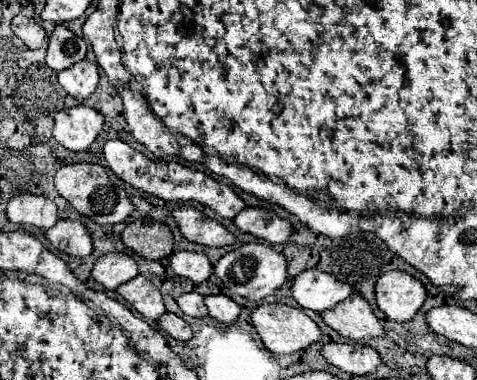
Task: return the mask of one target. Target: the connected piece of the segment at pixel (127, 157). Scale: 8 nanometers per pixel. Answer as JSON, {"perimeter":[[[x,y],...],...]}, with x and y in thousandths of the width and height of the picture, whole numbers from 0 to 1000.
{"perimeter":[[[224,368],[216,384],[216,411],[224,421],[229,447],[241,453],[254,474],[270,479],[275,489],[283,489],[308,511],[333,516],[342,526],[363,526],[363,532],[405,526],[405,532],[417,532],[417,537],[442,547],[447,558],[455,558],[468,574],[493,574],[514,547],[514,532],[476,484],[447,474],[438,458],[430,458],[421,447],[405,447],[396,437],[384,437],[367,421],[354,421],[354,426],[312,421],[304,405],[279,395],[275,384],[266,384],[254,368]]]}

